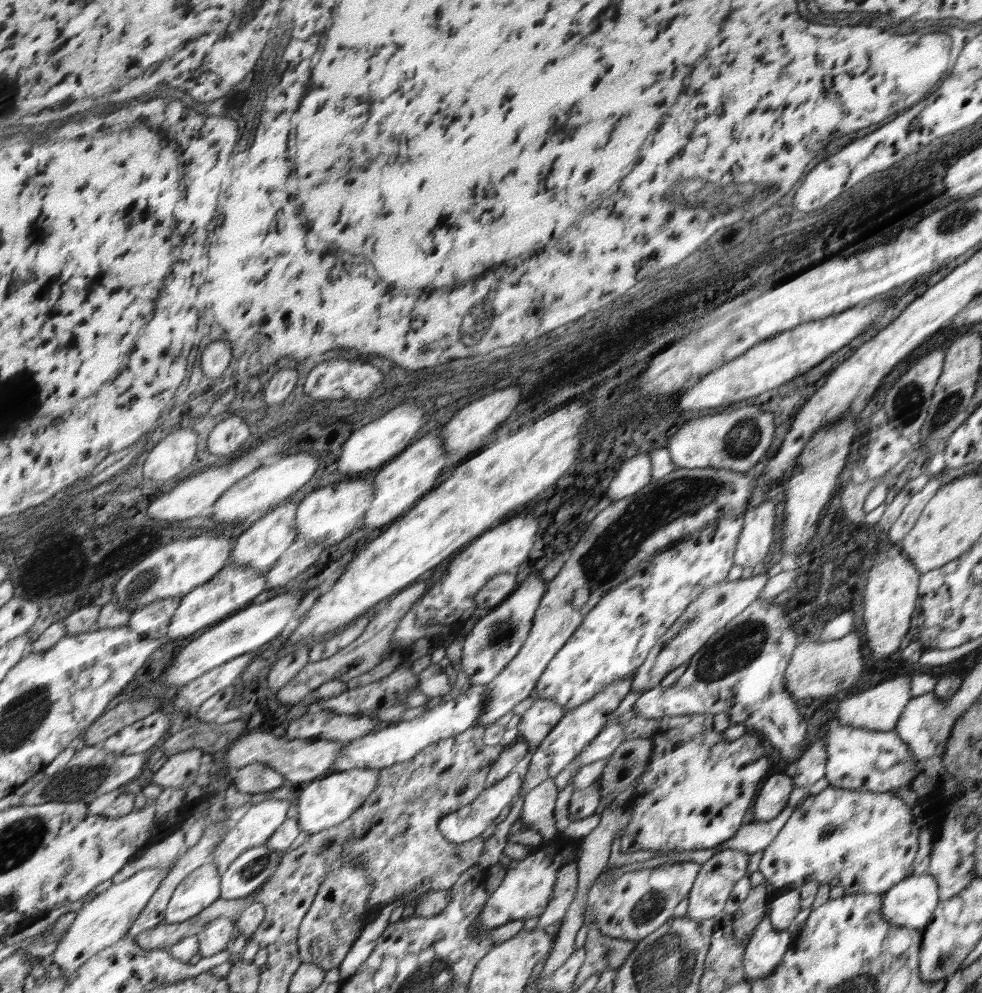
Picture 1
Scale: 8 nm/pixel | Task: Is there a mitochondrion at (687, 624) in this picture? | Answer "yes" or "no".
yes

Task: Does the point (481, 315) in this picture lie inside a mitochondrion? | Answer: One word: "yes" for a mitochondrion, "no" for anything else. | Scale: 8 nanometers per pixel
yes

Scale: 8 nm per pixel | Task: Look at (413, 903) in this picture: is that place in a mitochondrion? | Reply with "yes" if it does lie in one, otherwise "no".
no

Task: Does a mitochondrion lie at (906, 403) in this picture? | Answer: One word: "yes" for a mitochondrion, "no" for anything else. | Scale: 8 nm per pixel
yes

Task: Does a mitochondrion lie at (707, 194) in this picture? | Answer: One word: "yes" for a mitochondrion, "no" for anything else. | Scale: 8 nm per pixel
yes

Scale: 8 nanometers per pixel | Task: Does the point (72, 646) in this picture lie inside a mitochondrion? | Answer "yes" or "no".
no

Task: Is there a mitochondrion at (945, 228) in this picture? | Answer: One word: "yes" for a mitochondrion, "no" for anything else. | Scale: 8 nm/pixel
yes

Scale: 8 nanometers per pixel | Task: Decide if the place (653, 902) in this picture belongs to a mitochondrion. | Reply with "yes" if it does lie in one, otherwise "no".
yes

